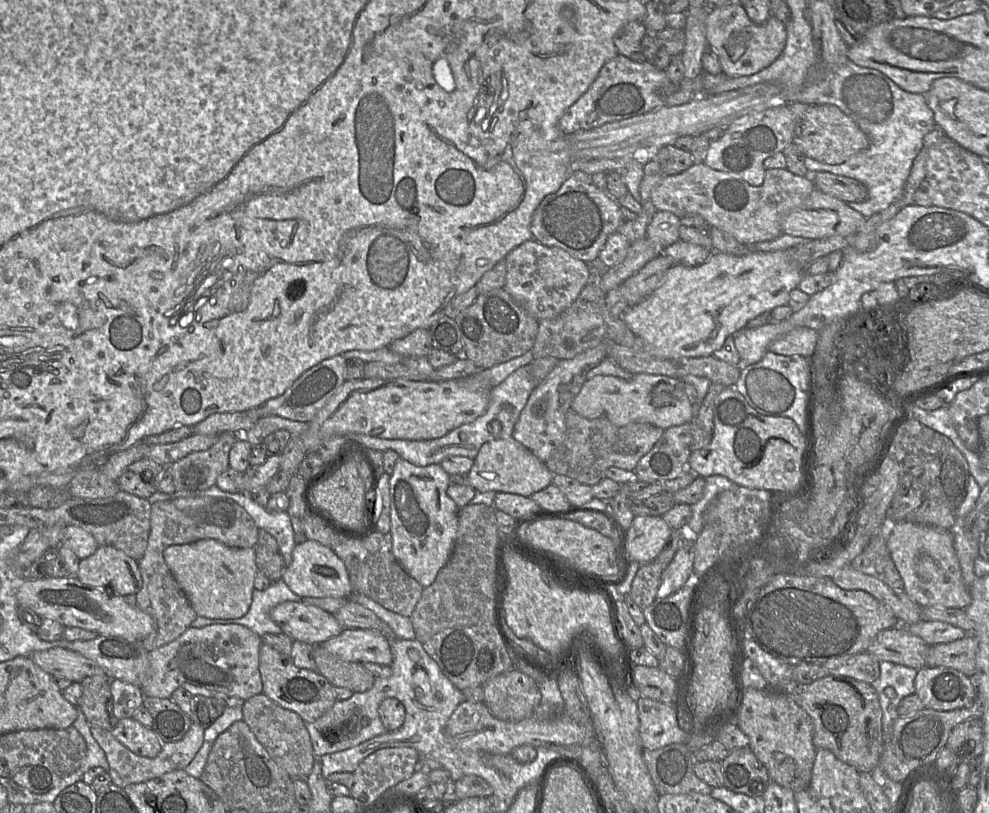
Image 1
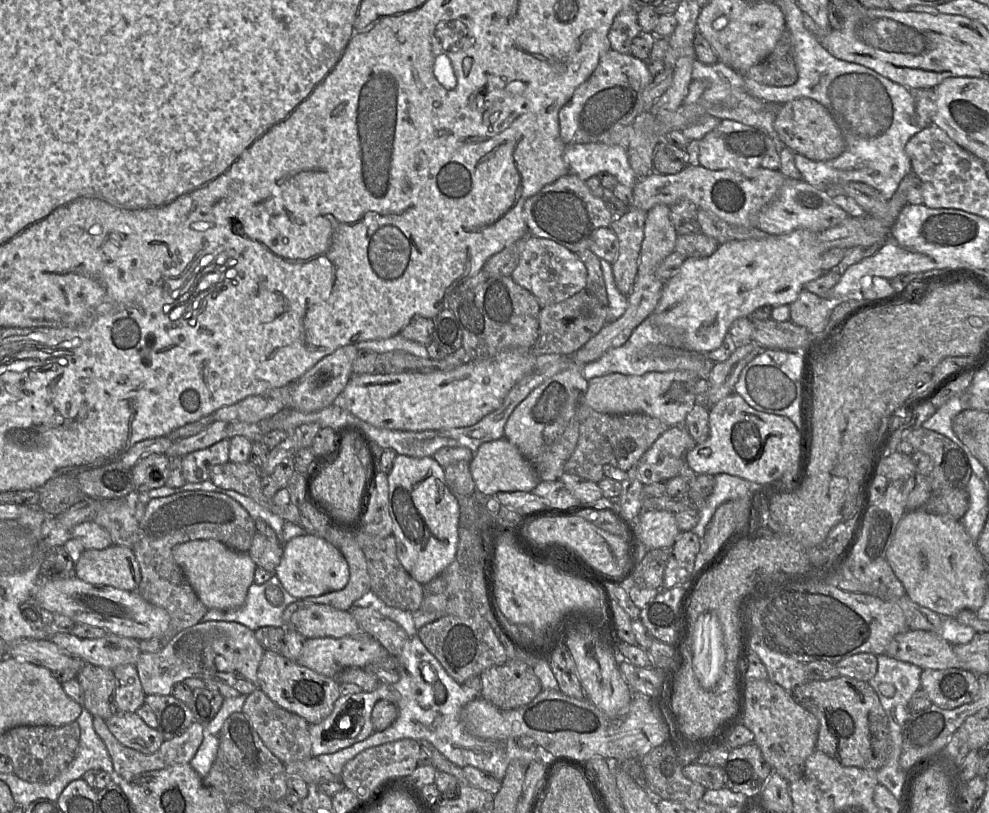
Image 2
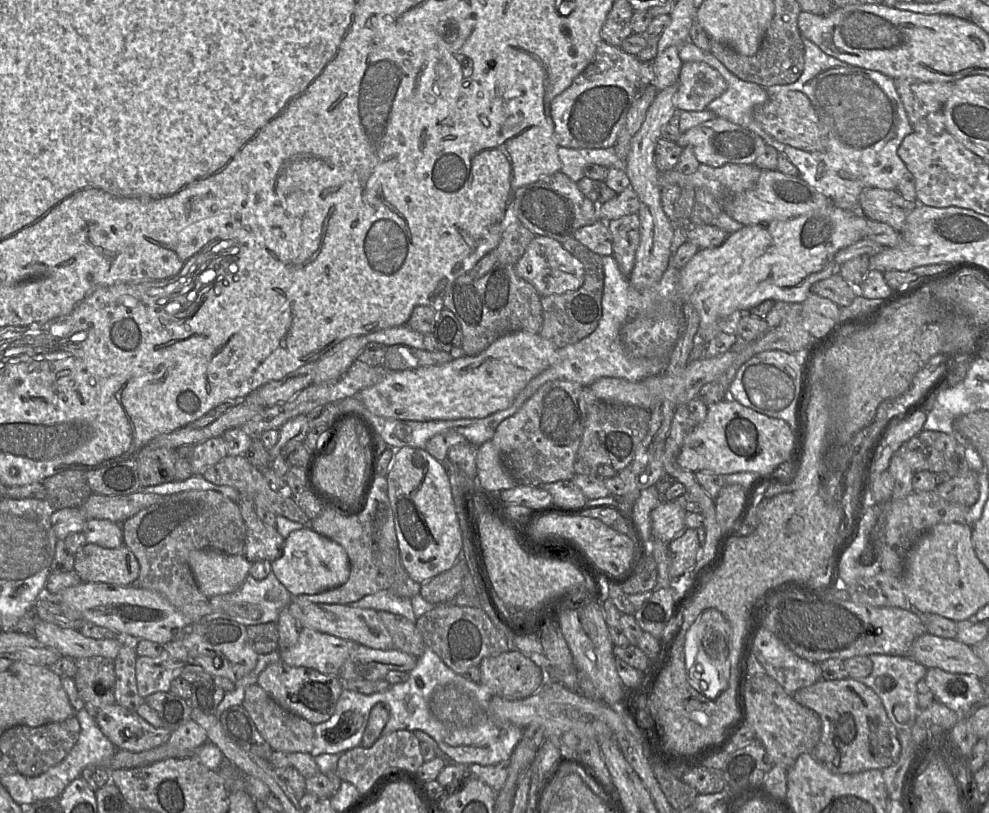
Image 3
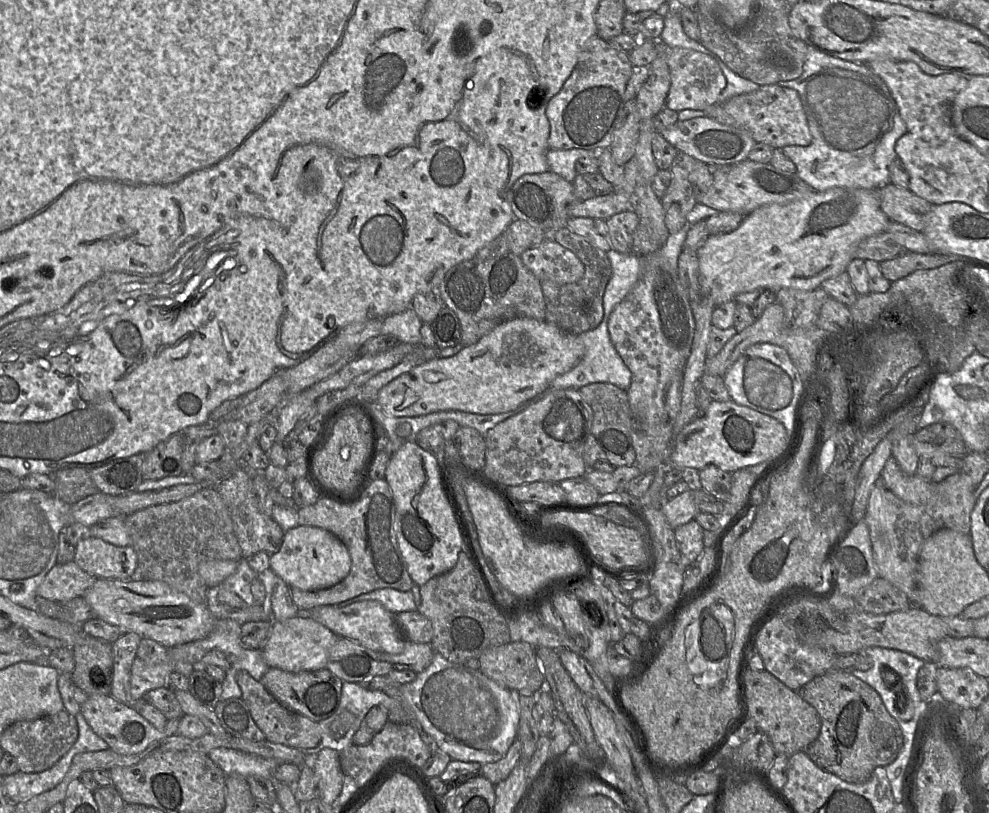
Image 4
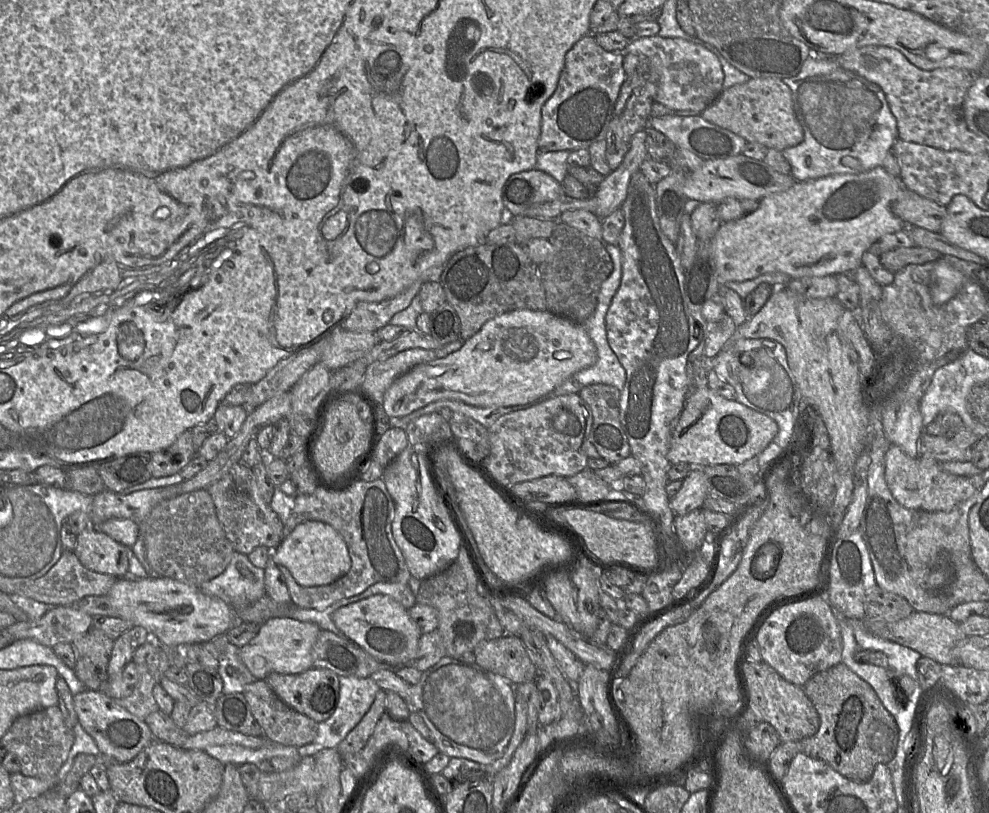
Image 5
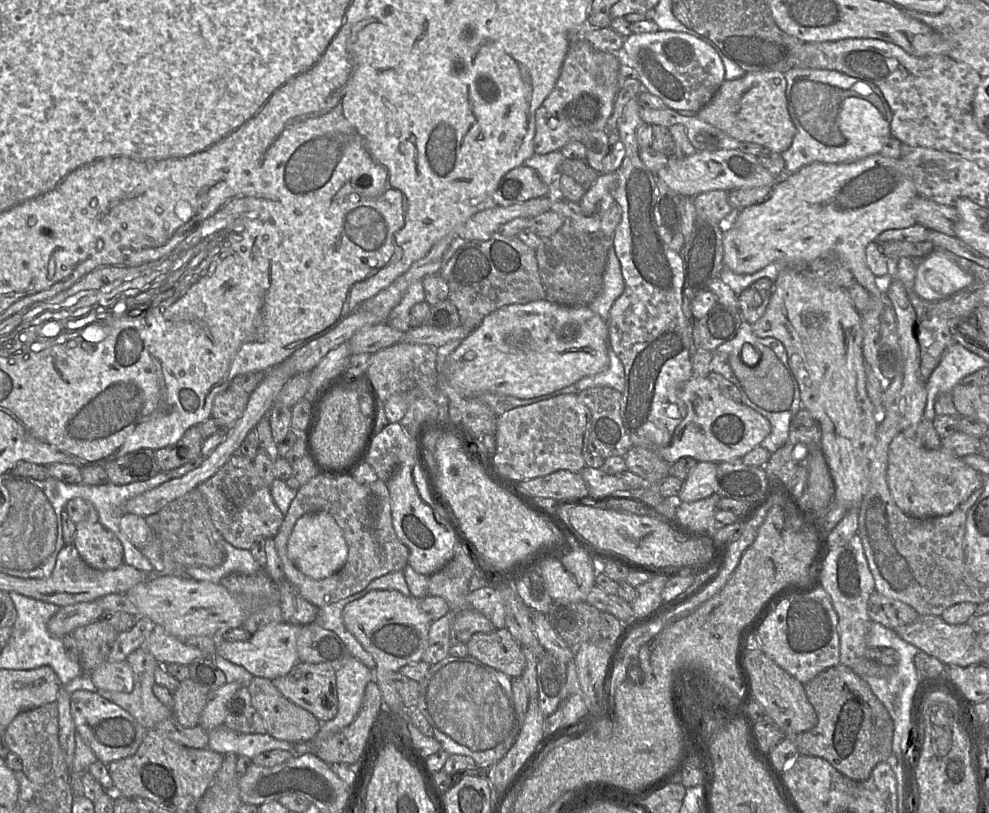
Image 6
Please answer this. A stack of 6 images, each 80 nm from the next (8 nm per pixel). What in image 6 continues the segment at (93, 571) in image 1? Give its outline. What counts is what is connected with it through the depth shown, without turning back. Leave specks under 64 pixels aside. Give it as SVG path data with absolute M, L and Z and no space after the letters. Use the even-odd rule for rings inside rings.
M99 521L76 524L73 546L82 560L96 570L112 570L124 563L121 543Z

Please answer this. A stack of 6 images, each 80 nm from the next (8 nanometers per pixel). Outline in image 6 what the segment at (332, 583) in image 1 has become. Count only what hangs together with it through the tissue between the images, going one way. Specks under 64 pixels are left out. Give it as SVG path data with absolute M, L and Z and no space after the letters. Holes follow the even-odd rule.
M323 511L307 513L297 520L288 540L287 551L294 566L314 580L337 573L348 557L348 547L341 528L330 514Z

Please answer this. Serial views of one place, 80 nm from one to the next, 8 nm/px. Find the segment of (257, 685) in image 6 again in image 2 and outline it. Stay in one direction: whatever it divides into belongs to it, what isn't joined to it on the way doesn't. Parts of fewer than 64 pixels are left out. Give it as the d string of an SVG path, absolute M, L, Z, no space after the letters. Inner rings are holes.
M260 688L246 697L242 712L249 718L266 747L283 763L306 760L311 754L312 742L309 723L273 702Z

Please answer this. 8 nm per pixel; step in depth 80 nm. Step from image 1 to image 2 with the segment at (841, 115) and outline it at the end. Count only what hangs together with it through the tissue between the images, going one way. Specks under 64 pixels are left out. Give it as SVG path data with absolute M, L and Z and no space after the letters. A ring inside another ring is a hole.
M798 98L777 106L773 128L785 146L814 161L834 159L845 149L836 121L822 104L810 98Z

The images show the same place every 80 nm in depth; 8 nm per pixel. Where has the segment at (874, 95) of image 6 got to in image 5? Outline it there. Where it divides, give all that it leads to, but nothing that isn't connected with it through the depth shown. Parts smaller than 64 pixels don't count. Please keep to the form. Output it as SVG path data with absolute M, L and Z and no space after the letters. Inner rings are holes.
M814 55L805 61L797 76L782 80L791 89L794 111L804 131L801 143L781 151L791 165L790 174L797 181L815 180L834 174L857 174L882 166L887 152L898 139L898 129L896 118L880 86L842 68L829 58Z

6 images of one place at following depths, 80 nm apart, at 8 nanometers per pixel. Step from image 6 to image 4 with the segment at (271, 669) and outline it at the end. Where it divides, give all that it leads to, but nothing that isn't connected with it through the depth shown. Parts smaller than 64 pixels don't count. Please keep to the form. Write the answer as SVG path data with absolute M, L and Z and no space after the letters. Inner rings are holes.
M295 616L282 621L272 622L272 631L262 648L268 667L298 673L326 668L329 649L336 634L309 616Z

